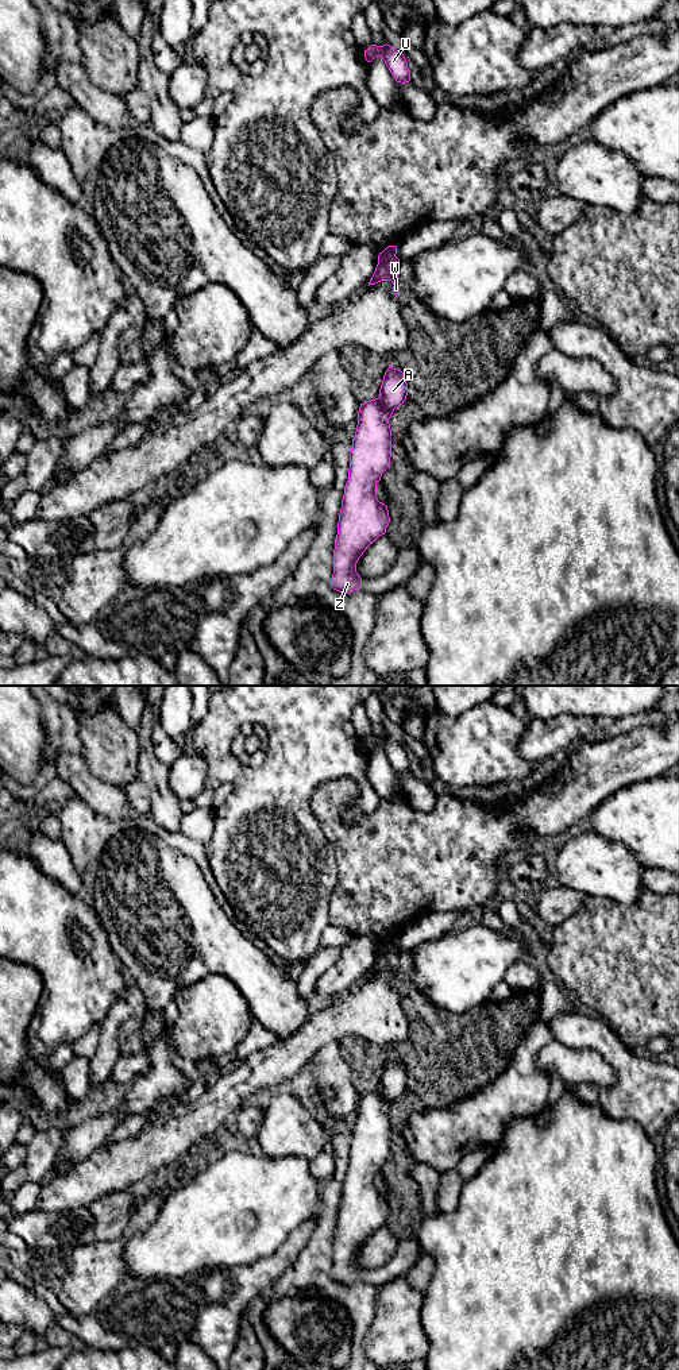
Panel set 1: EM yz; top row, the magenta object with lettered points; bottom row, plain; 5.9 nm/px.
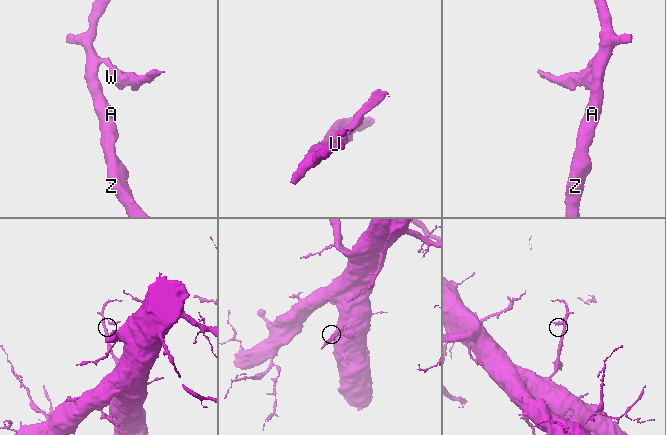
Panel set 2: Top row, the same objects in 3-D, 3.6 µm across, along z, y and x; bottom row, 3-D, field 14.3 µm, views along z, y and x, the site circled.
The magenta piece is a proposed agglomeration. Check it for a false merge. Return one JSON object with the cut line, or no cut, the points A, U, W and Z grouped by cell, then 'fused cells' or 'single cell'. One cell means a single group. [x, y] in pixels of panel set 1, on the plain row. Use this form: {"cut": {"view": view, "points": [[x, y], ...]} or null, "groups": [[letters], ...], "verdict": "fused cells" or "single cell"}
{"cut": {"view": "yz", "points": [[394, 946], [378, 953]]}, "groups": [["A", "U", "Z"], ["W"]], "verdict": "fused cells"}

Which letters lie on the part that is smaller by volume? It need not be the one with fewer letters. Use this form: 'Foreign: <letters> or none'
Foreign: W

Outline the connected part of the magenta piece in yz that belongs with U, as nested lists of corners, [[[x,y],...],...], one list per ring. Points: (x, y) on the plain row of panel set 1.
[[[387,734],[383,737],[371,736],[364,741],[364,749],[367,753],[371,753],[375,748],[381,748],[385,752],[397,773],[405,775],[410,772],[408,753],[402,744]]]

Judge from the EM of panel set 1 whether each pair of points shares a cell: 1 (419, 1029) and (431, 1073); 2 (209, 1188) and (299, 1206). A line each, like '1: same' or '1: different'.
1: same
2: same

